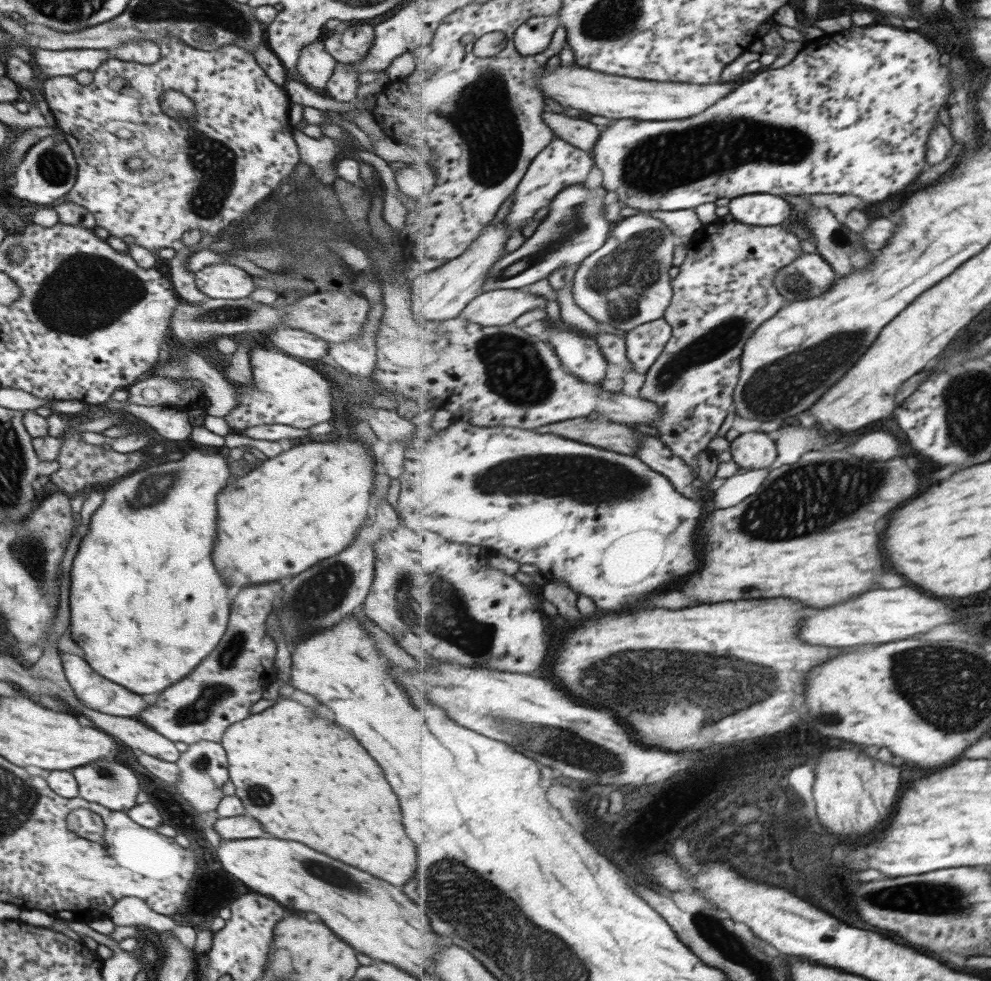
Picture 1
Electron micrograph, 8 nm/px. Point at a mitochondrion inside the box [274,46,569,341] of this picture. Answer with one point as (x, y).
(480, 112)

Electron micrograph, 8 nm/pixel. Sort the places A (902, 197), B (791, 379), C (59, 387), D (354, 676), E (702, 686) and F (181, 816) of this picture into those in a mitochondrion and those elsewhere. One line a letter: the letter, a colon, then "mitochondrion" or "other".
A: other
B: mitochondrion
C: other
D: other
E: mitochondrion
F: other

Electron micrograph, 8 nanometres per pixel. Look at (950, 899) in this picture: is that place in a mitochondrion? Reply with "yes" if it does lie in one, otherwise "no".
yes

